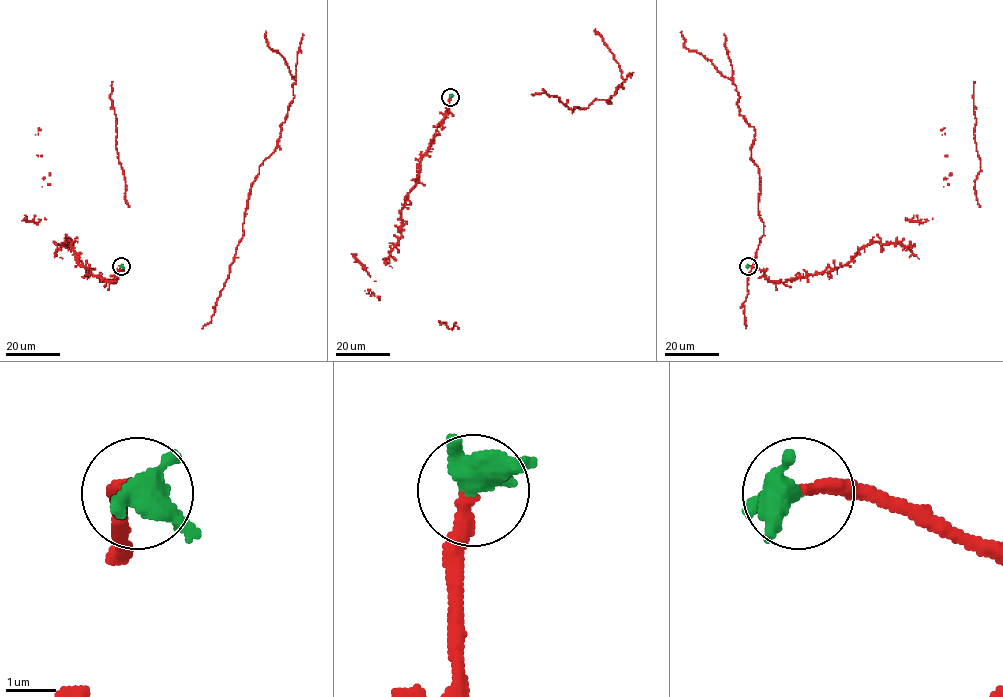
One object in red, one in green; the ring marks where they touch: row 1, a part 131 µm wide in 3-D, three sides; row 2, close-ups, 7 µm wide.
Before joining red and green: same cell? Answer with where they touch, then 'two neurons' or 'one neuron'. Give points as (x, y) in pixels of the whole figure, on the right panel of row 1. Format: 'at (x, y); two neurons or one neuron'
at (748, 266); one neuron

